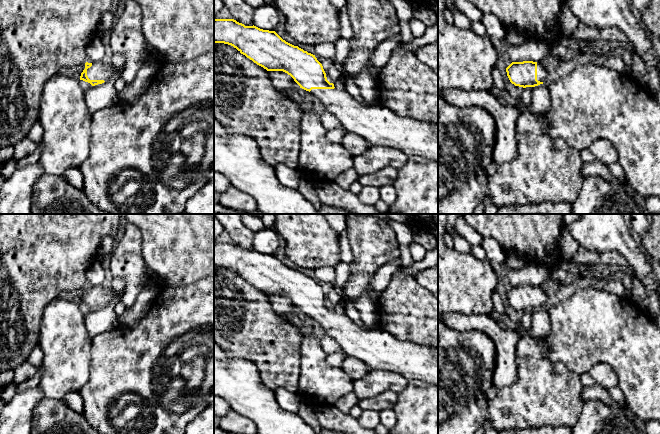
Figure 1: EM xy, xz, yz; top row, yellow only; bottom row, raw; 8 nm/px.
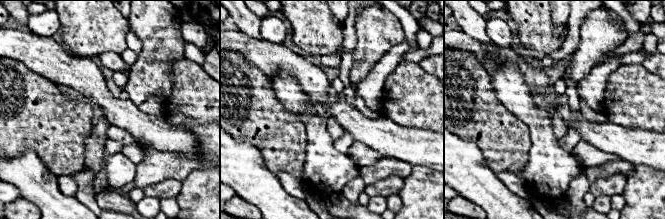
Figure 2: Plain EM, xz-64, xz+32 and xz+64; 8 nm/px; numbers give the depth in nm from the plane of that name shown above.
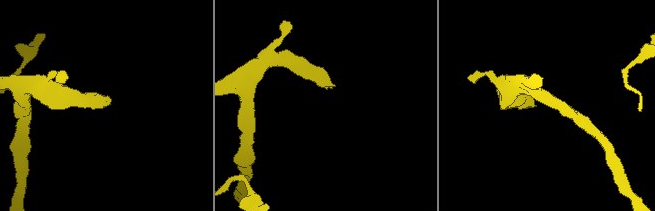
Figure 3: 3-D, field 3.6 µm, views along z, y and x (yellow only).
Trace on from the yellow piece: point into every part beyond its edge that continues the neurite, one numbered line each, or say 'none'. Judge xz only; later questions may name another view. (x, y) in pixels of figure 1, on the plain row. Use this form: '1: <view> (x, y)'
1: xz (377, 348)

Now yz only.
1: yz (542, 299)

